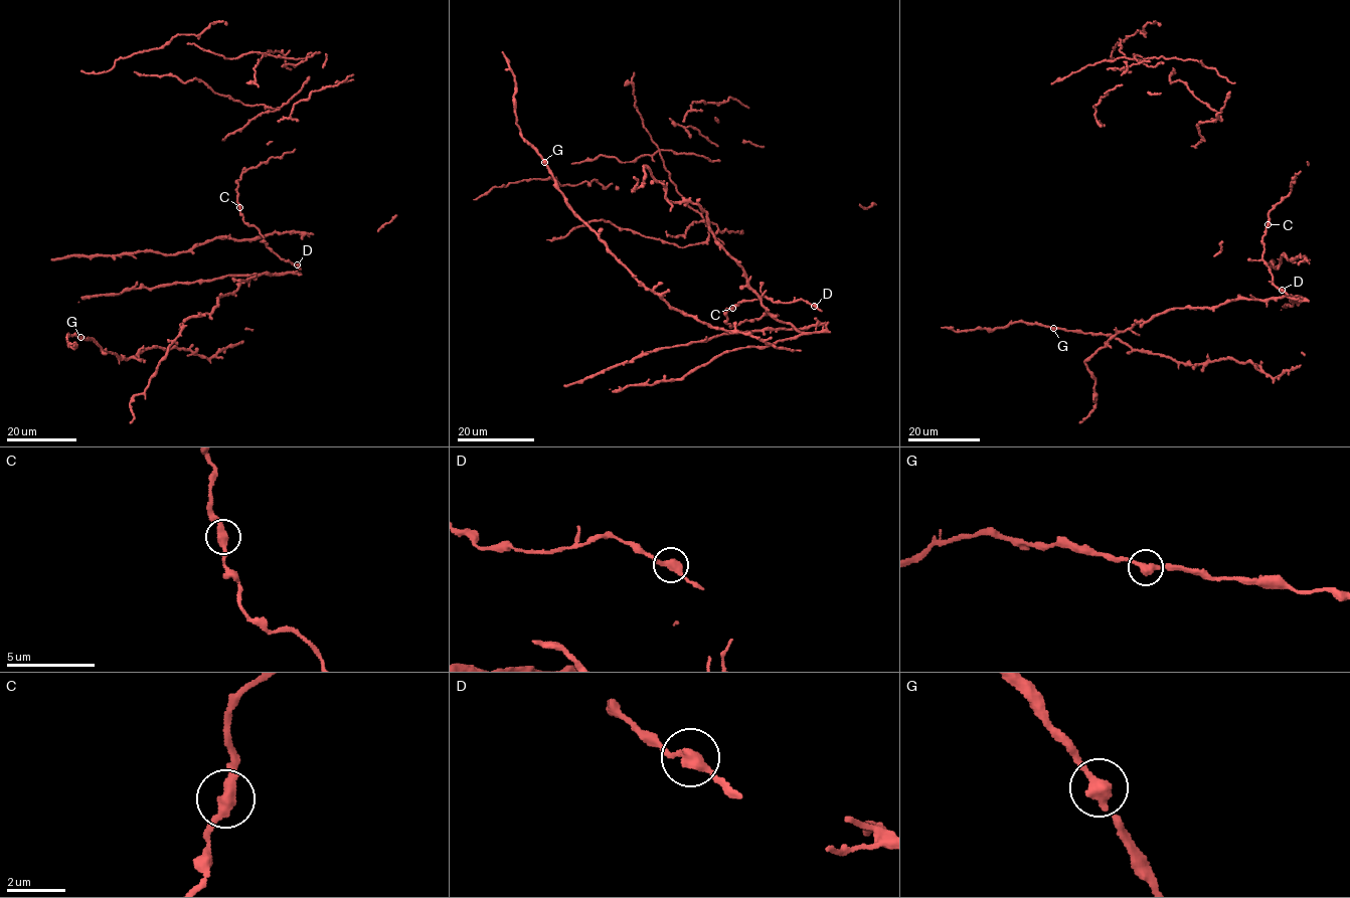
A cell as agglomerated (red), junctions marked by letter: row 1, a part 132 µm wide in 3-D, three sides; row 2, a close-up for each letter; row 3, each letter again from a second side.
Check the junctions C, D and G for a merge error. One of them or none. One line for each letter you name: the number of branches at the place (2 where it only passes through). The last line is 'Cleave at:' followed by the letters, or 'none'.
Cleave at: none

